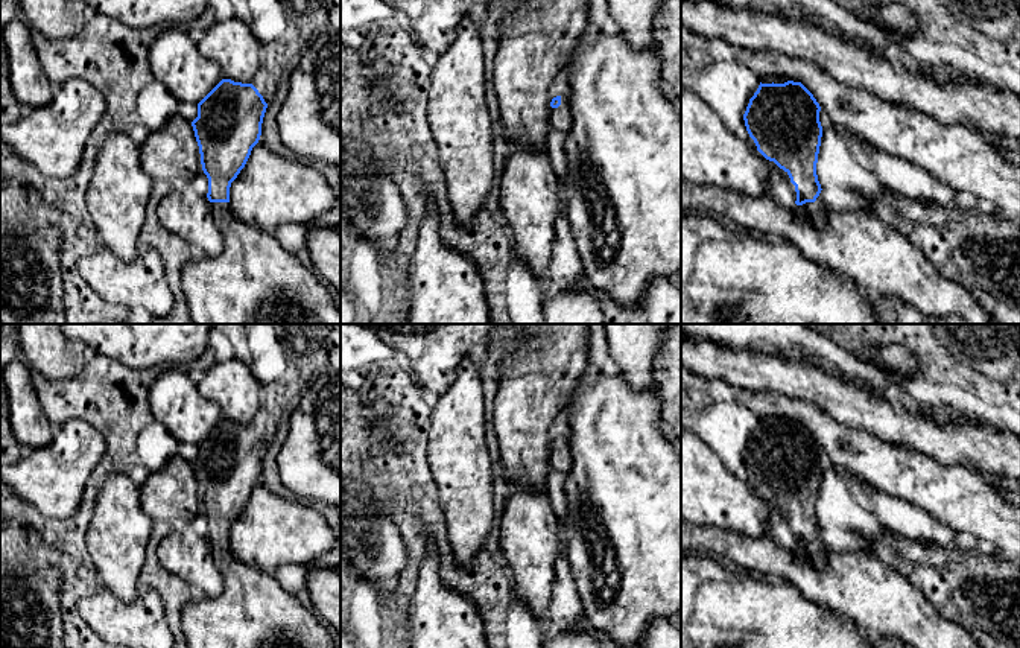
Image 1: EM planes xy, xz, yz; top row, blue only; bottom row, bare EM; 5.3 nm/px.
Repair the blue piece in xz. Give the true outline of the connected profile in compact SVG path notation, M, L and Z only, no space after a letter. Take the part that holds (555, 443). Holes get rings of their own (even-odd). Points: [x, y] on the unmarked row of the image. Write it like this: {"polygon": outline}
{"polygon": "M556 437L552 440L550 447L550 465L561 473L569 473L572 469L569 440L564 437Z"}

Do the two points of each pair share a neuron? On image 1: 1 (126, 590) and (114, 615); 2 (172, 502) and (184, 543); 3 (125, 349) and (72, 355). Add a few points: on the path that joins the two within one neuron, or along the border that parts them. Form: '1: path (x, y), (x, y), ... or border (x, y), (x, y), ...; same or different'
1: border (104, 586), (122, 601), (131, 601), (140, 592); different
2: border (190, 522), (172, 525); different
3: border (70, 339), (79, 339), (88, 349); different

